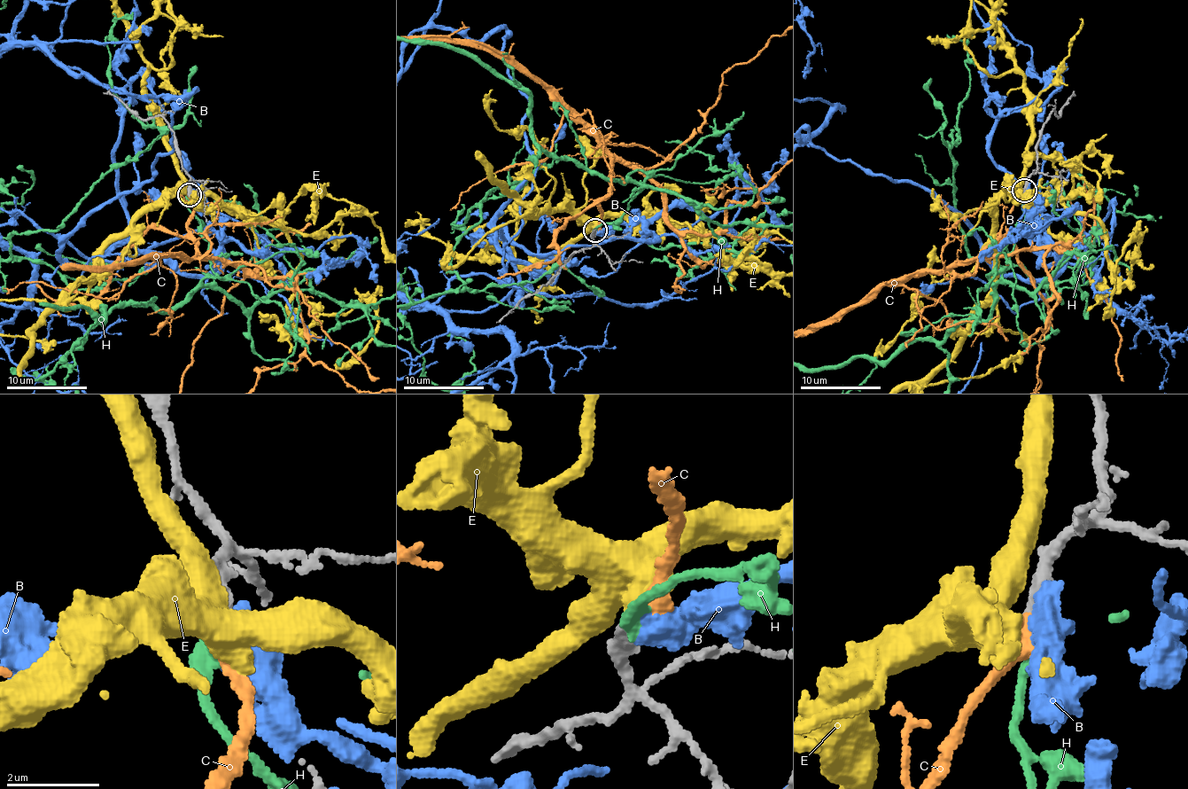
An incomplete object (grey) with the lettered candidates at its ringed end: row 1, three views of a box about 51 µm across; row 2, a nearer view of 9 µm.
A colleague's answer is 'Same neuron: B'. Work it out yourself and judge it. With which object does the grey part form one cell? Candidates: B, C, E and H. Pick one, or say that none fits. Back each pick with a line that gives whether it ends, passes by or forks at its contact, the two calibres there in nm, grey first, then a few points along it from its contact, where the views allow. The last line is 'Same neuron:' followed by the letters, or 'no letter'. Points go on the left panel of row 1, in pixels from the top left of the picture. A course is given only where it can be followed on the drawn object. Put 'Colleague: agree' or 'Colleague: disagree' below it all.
C: it ends | 360/420 nm
Same neuron: C
Colleague: disagree

